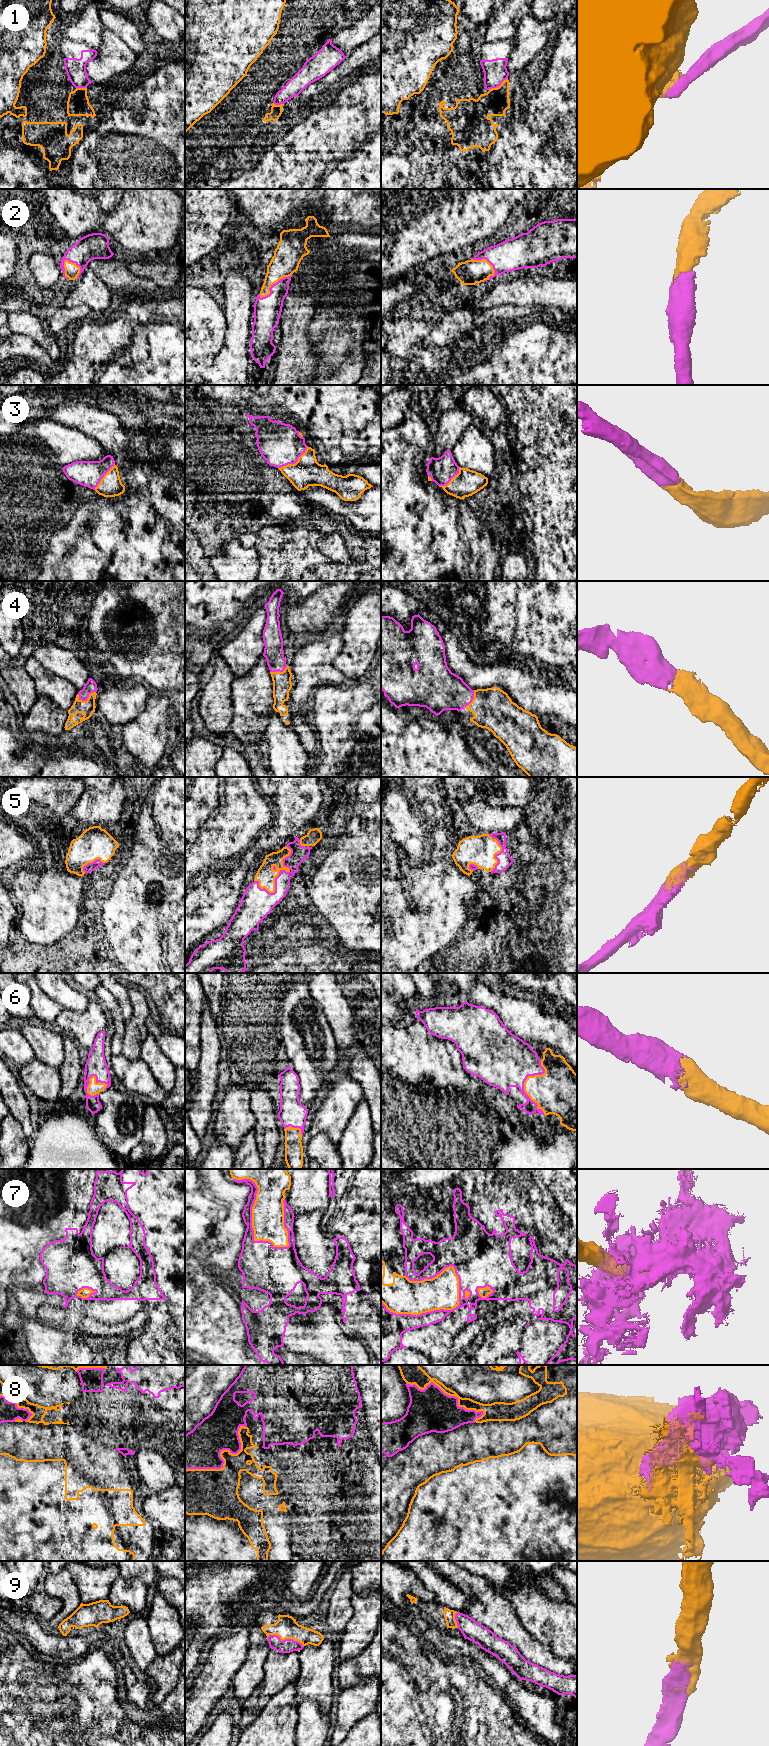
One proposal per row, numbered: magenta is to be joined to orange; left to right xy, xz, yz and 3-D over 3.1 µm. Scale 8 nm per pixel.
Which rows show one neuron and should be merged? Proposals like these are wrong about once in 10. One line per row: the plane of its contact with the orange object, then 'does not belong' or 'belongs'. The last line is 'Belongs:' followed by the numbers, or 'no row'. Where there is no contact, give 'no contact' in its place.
1: yz | does not belong
2: xy | belongs
3: xz | belongs
4: xy | belongs
5: xz | belongs
6: yz | belongs
7: yz | does not belong
8: xz | does not belong
9: xz | belongs
Belongs: 2, 3, 4, 5, 6, 9

